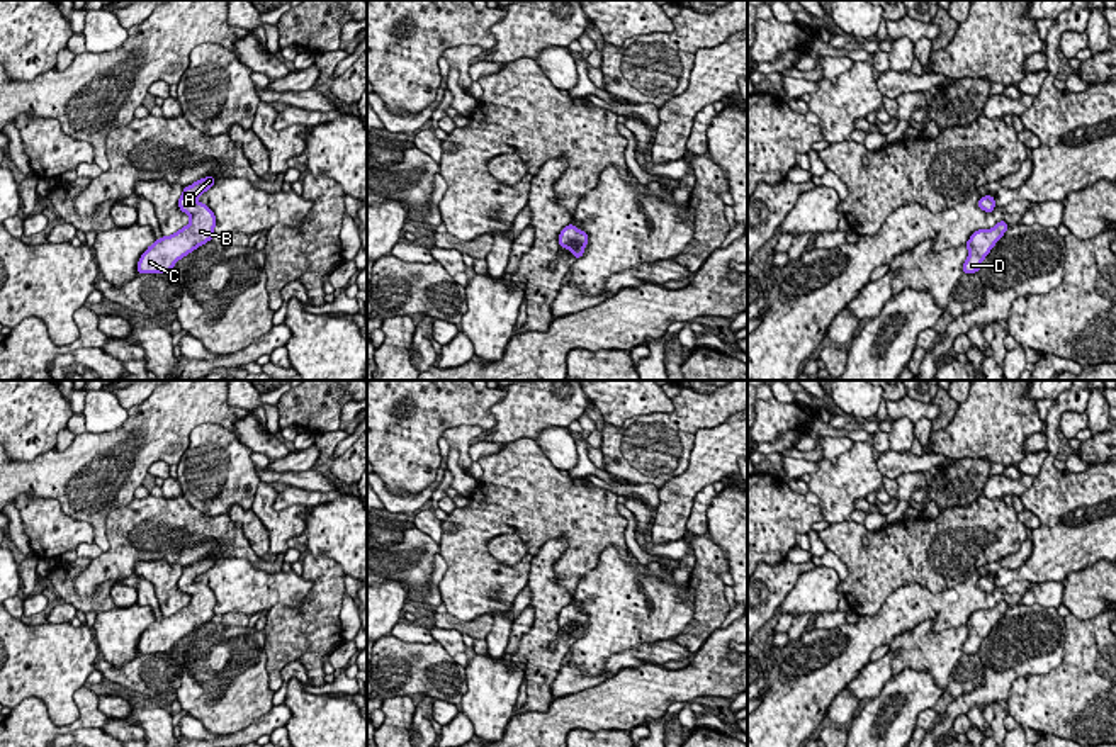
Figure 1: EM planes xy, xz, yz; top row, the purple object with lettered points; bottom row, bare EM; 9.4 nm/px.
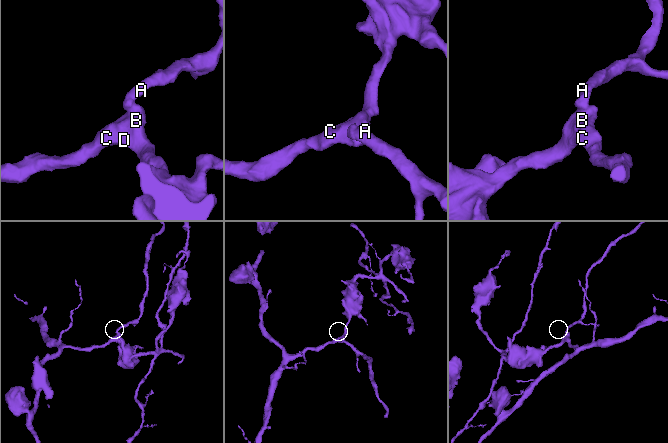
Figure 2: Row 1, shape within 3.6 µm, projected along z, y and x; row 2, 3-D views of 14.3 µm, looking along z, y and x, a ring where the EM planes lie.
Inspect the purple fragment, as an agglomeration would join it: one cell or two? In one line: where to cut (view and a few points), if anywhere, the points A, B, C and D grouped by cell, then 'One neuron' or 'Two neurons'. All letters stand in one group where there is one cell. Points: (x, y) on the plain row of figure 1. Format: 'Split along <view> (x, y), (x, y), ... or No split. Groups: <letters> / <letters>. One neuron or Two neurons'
No split. Groups: A B C D. One neuron

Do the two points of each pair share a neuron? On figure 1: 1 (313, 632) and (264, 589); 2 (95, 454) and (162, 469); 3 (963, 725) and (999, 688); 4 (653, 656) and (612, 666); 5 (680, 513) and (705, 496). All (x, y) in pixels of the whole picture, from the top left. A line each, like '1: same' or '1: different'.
1: different
2: different
3: different
4: same
5: different

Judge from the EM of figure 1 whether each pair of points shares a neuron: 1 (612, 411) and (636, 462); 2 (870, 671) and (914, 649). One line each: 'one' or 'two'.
1: two
2: two

